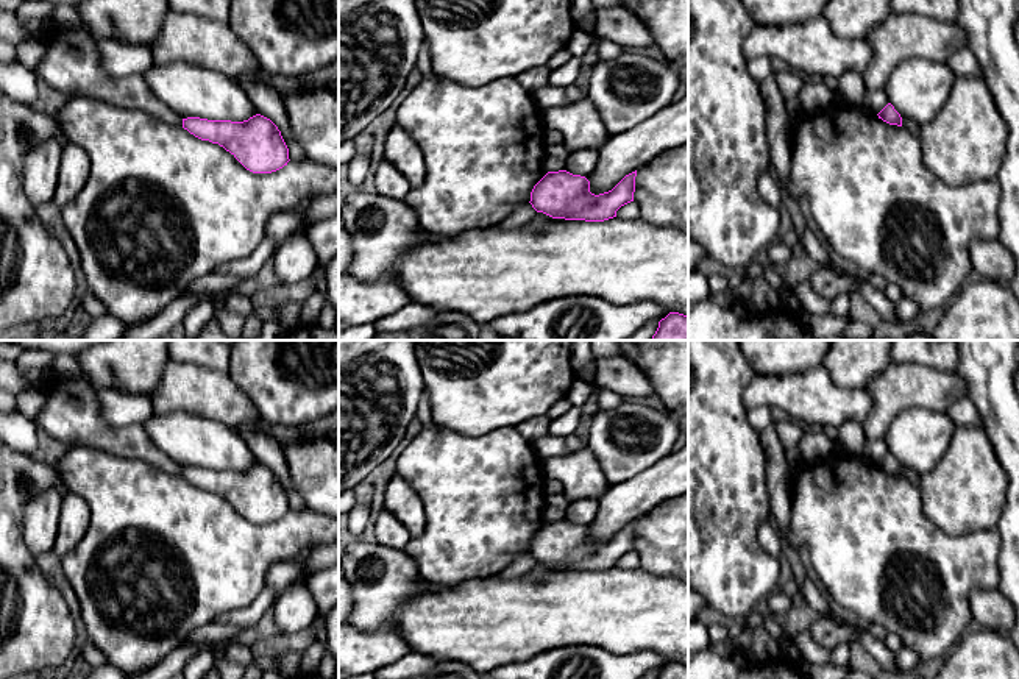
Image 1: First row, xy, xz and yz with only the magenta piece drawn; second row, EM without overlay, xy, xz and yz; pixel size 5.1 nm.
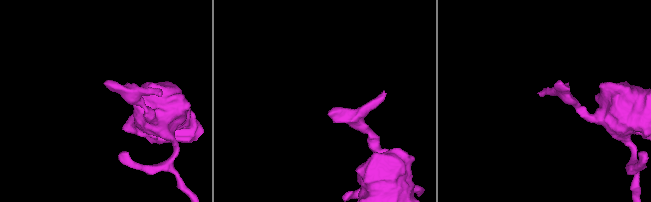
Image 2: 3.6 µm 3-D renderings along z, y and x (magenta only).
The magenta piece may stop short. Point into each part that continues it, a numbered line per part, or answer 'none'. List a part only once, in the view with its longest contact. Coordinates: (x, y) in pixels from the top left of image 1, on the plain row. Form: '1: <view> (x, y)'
none

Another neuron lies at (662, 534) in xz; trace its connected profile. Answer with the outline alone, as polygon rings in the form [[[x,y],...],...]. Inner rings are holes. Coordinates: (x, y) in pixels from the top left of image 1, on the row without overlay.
[[[688,492],[637,520],[634,551],[643,570],[688,582]]]

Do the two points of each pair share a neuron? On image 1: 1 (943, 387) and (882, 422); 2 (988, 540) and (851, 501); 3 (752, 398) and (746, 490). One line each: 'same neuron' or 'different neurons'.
1: same neuron
2: same neuron
3: different neurons

